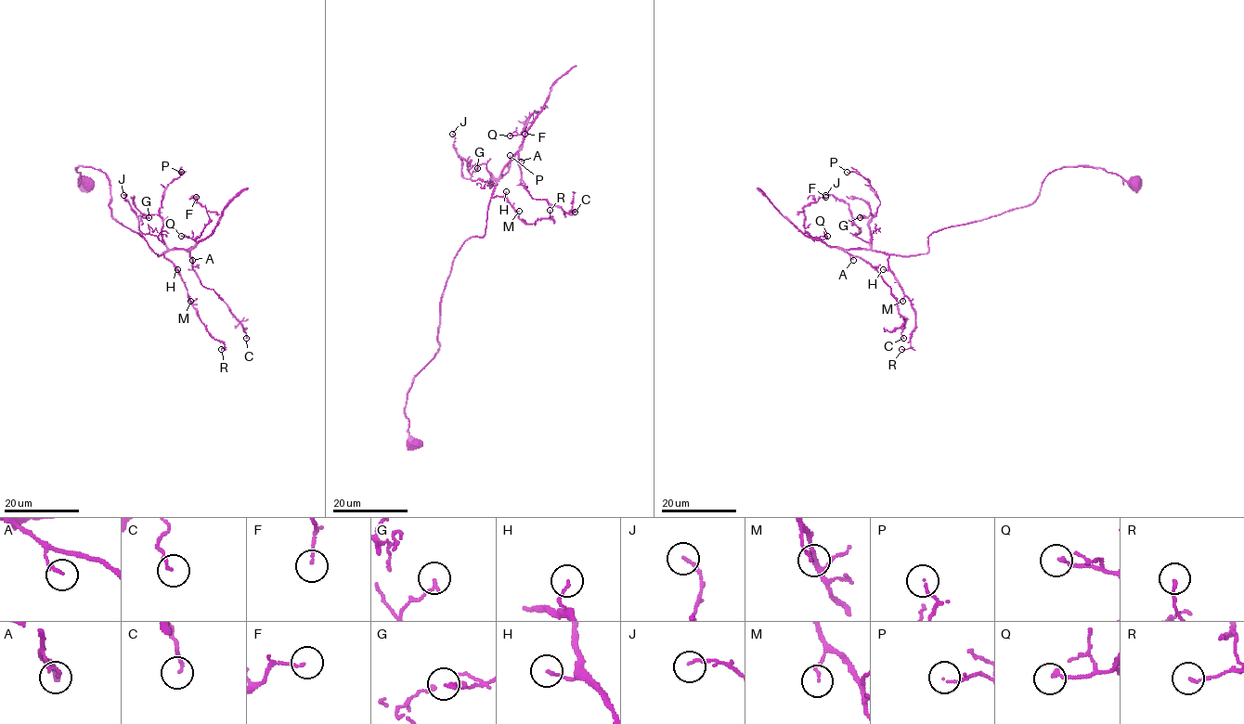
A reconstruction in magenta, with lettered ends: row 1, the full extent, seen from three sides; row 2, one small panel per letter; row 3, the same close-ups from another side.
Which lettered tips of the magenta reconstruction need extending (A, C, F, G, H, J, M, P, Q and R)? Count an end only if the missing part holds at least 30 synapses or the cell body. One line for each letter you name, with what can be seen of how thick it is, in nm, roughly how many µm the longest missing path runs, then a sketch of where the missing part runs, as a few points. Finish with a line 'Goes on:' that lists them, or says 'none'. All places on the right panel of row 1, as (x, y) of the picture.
Goes on: none

